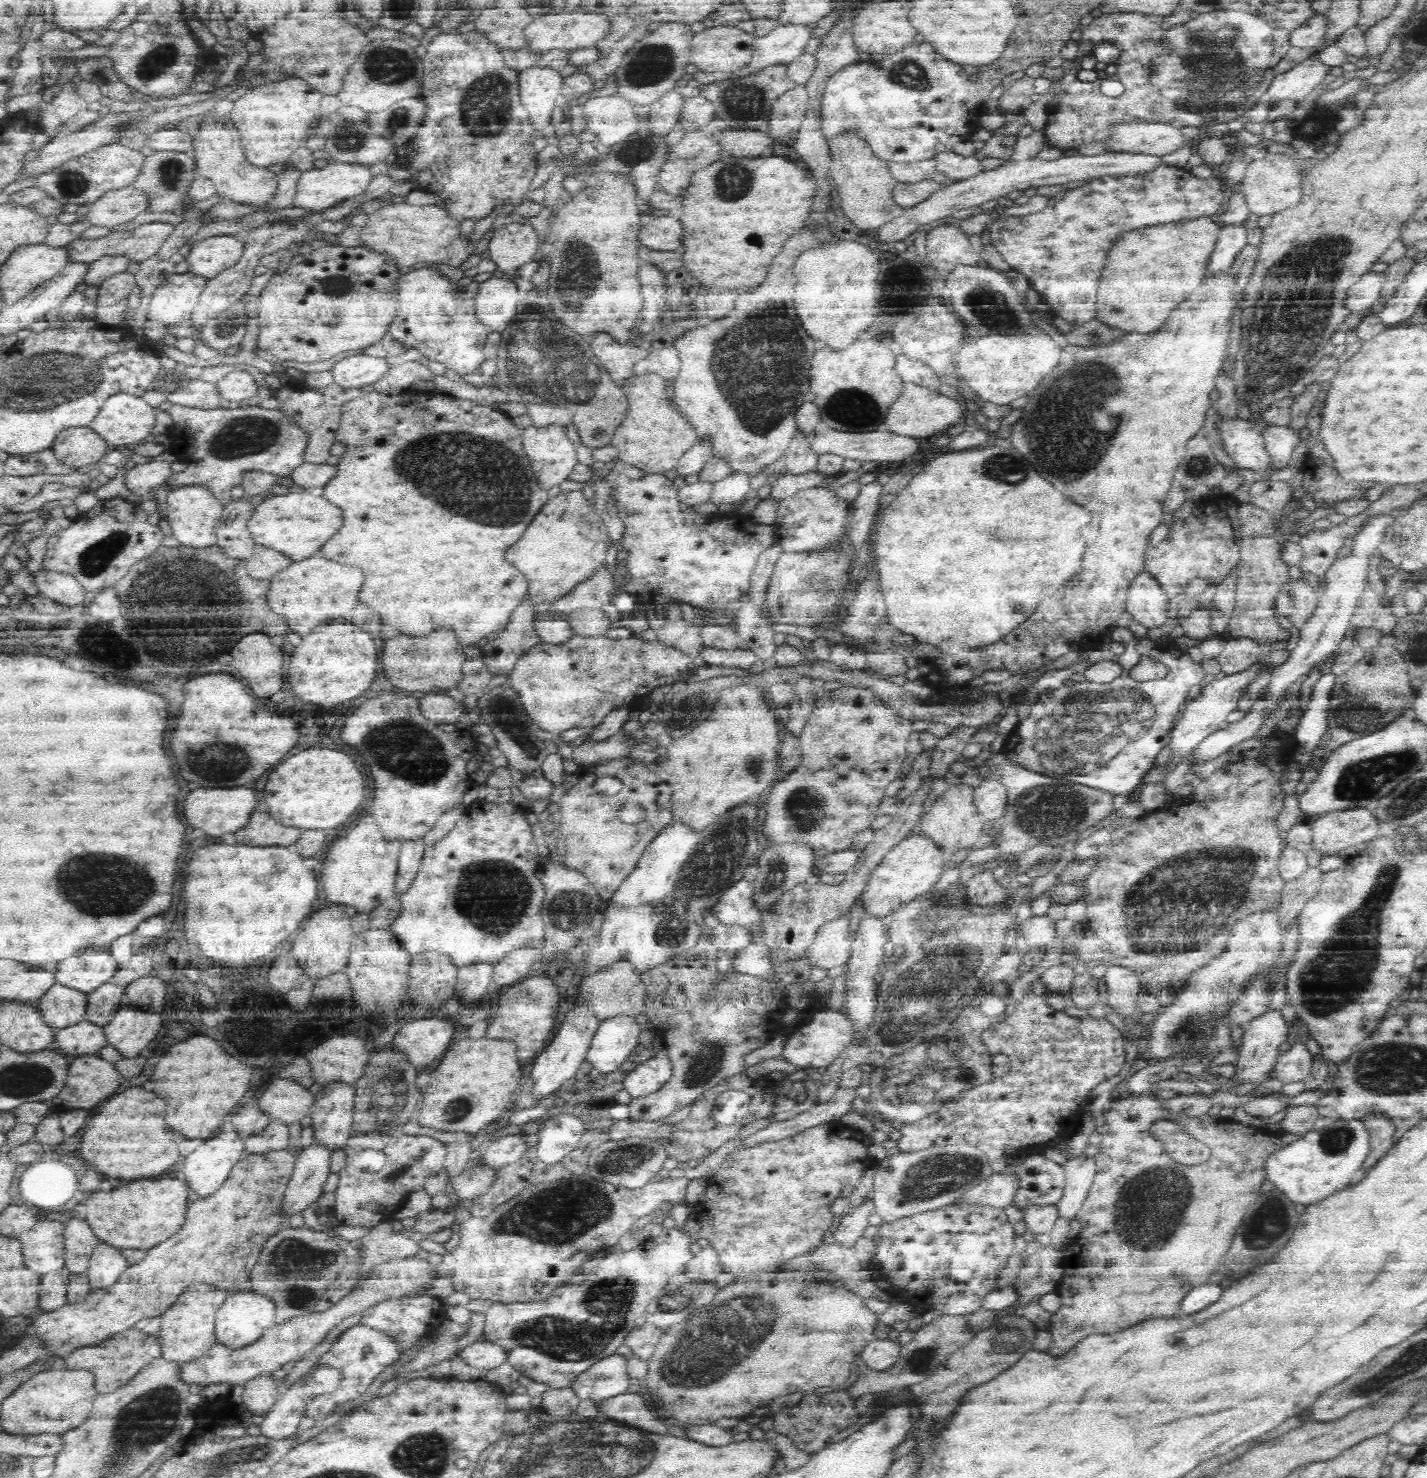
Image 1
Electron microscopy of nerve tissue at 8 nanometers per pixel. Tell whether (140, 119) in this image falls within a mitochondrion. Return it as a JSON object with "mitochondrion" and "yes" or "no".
{"mitochondrion":"no"}

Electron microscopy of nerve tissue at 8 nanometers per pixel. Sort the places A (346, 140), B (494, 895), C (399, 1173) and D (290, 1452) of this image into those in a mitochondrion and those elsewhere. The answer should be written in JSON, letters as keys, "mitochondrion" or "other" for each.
{"A":"mitochondrion","B":"mitochondrion","C":"mitochondrion","D":"other"}

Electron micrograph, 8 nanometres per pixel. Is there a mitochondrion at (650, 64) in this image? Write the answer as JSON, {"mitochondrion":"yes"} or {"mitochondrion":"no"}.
{"mitochondrion":"yes"}

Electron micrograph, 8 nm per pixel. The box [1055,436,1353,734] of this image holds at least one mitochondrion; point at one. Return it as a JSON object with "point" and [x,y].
{"point":[1194,467]}

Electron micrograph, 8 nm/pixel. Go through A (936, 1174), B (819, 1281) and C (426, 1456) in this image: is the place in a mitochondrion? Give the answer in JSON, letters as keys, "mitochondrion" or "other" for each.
{"A":"mitochondrion","B":"other","C":"mitochondrion"}

